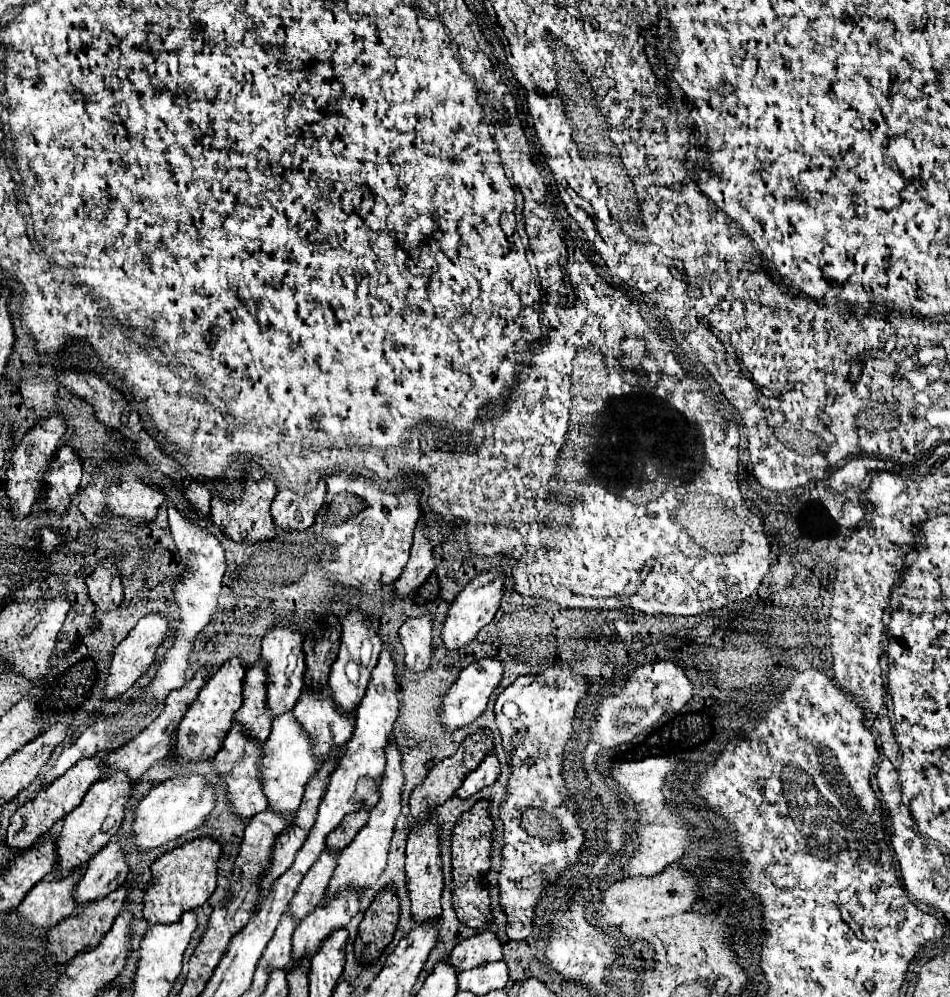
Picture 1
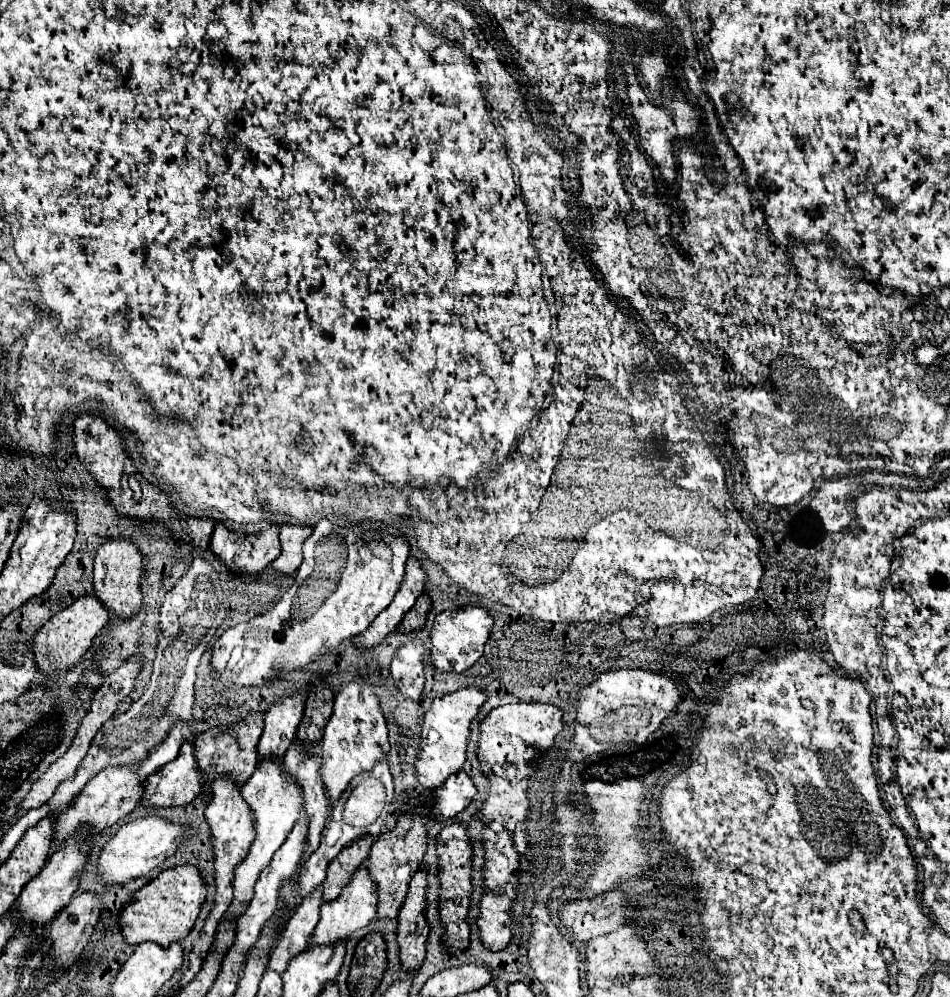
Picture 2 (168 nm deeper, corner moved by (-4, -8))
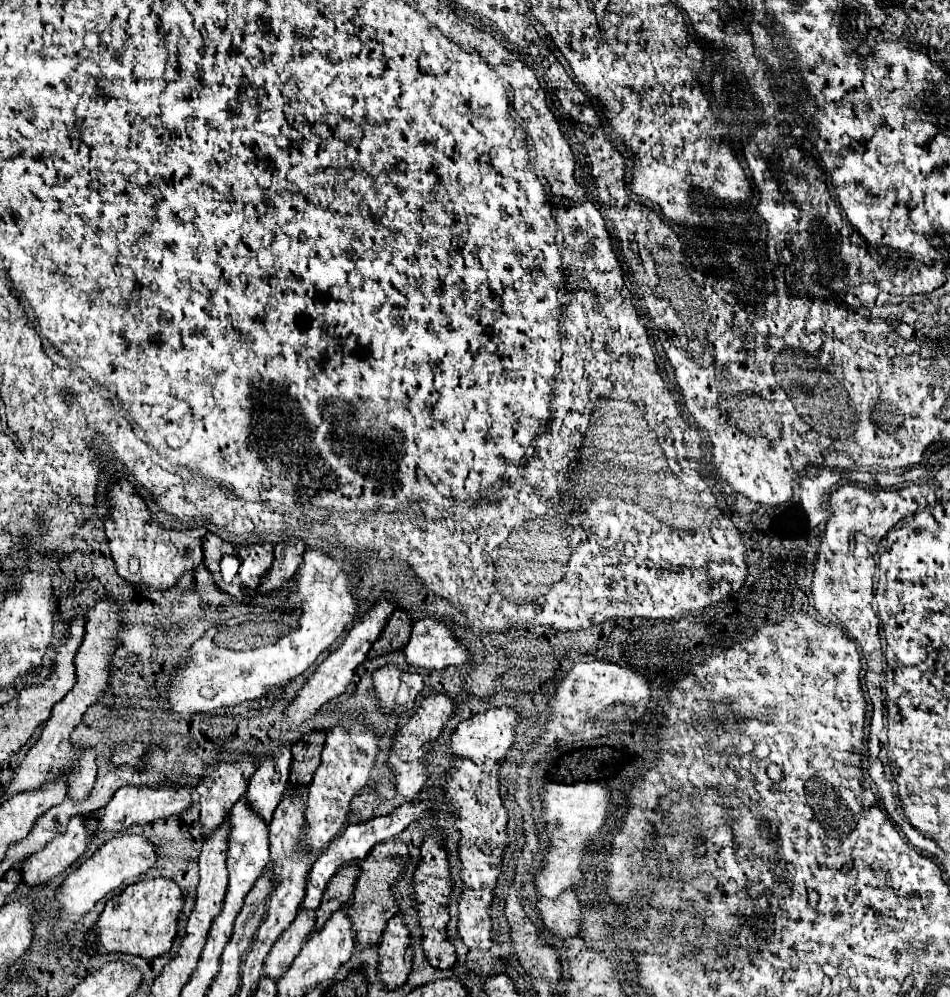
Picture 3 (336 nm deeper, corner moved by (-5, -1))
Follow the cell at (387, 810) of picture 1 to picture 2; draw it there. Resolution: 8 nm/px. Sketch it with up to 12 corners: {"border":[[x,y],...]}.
{"border":[[362,864],[322,904],[312,942],[350,938],[376,918],[376,884]]}

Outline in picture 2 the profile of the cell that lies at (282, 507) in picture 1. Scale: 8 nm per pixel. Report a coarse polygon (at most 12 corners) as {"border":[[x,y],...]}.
{"border":[[294,524],[280,526],[282,554],[272,568],[292,574],[302,564],[302,544],[310,536],[308,524],[300,526],[304,538],[294,538]]}

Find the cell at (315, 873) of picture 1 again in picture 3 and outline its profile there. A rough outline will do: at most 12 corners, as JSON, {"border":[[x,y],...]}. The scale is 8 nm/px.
{"border":[[299,911],[275,941],[263,975],[277,981],[299,955],[315,913]]}

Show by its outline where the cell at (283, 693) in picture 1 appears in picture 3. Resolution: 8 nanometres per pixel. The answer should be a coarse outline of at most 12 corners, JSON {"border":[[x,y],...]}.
{"border":[[291,749],[267,757],[249,781],[247,807],[267,825],[283,799]]}

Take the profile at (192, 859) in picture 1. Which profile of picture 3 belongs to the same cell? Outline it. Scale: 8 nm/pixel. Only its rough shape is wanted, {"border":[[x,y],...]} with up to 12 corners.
{"border":[[149,879],[111,897],[85,935],[91,955],[167,953],[183,907]]}

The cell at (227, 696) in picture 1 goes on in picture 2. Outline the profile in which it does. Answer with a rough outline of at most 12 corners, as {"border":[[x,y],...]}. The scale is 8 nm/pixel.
{"border":[[194,744],[146,782],[146,806],[188,804],[202,792]]}

